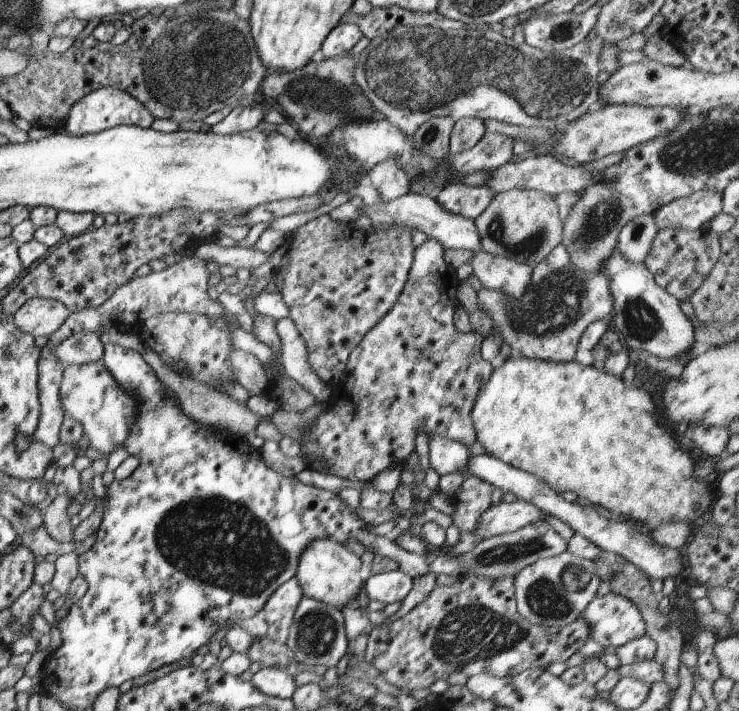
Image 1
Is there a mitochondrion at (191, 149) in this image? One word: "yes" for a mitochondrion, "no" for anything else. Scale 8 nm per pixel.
no

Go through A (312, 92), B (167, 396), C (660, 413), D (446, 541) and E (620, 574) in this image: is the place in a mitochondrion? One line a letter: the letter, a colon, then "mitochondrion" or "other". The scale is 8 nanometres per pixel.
A: mitochondrion
B: other
C: other
D: other
E: mitochondrion

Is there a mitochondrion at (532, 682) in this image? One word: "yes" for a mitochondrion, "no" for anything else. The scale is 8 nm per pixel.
no

